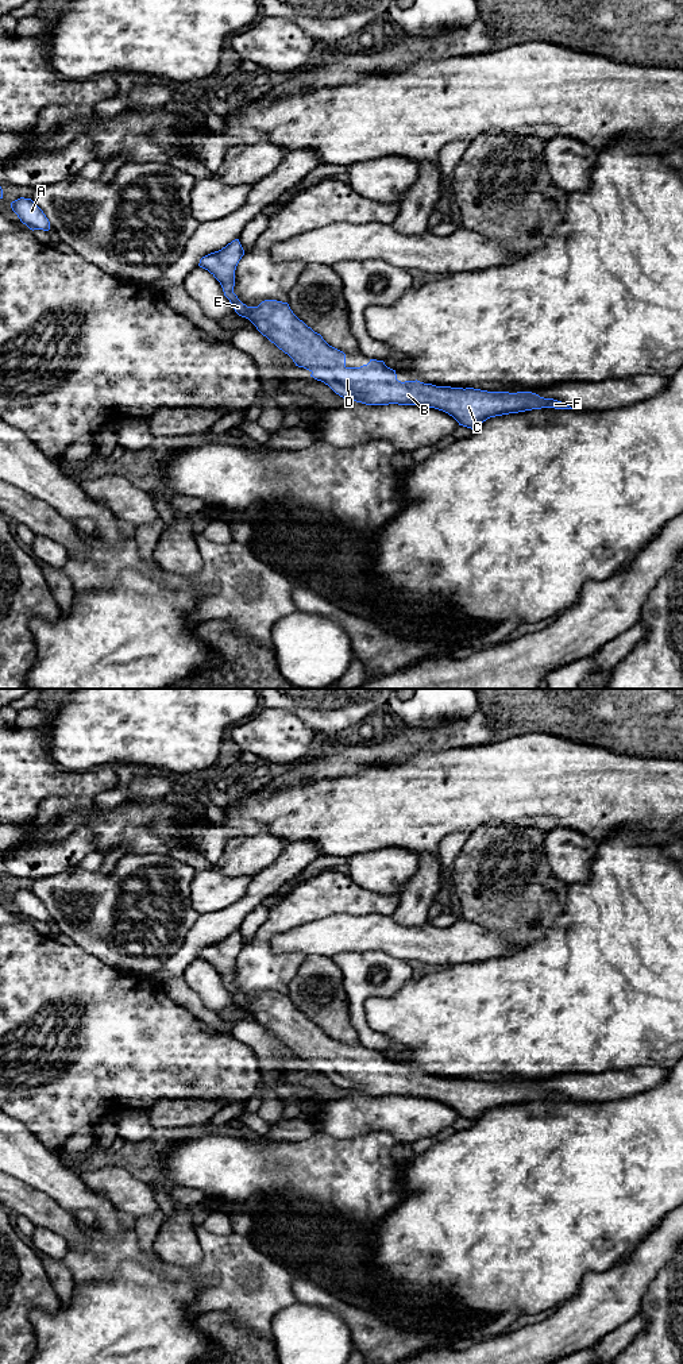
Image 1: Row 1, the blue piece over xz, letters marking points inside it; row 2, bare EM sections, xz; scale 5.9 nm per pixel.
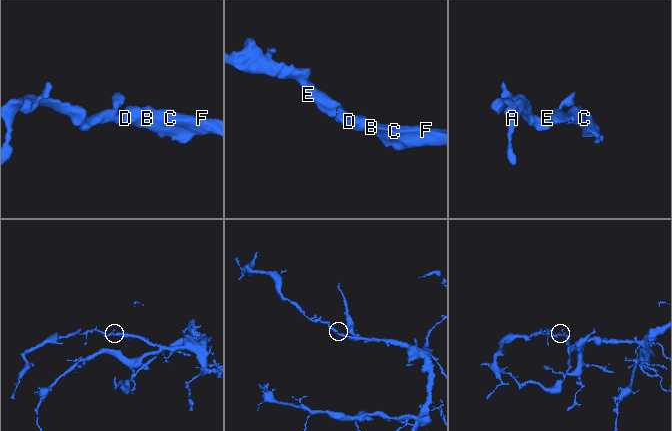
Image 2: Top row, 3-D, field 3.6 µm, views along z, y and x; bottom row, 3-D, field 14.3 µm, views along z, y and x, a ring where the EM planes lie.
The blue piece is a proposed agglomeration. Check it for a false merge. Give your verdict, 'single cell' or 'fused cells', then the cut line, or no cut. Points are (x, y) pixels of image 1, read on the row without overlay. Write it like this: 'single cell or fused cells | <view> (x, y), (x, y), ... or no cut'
single cell | no cut

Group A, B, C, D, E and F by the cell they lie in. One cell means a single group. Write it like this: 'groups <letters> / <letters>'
groups A B C D E F

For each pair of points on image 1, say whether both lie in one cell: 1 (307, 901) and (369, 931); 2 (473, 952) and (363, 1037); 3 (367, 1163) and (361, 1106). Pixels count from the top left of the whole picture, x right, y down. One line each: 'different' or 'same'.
1: different
2: different
3: different

